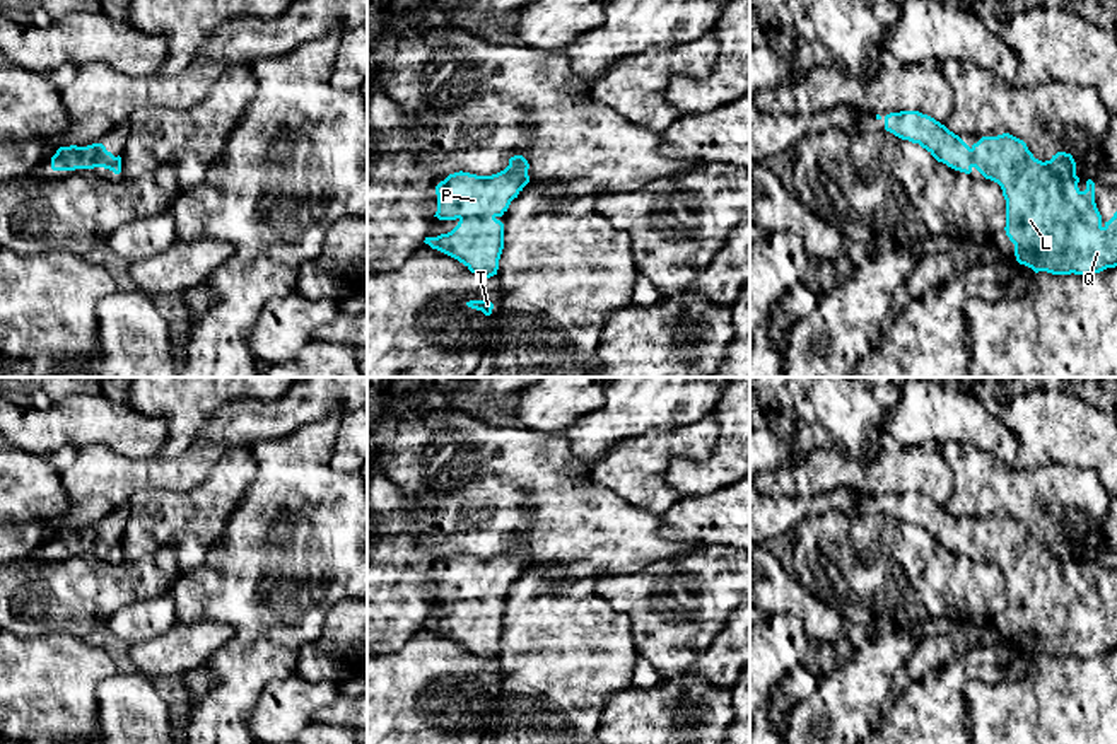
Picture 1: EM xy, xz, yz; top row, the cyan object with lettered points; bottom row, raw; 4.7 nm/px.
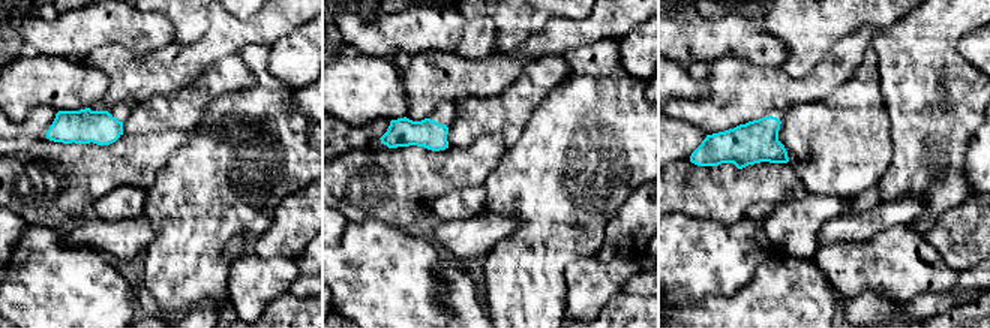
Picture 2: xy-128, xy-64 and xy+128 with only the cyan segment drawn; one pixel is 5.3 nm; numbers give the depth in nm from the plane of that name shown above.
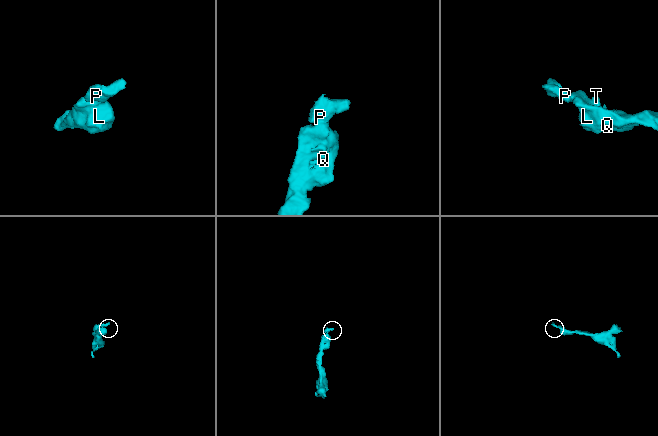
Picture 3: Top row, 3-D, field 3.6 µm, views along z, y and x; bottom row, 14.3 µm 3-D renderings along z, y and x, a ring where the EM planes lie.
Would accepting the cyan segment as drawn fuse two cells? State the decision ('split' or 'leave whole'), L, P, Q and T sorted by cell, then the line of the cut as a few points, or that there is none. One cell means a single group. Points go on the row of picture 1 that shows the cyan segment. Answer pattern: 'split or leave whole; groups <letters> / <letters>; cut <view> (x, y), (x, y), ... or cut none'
leave whole; groups L P Q T; cut none

